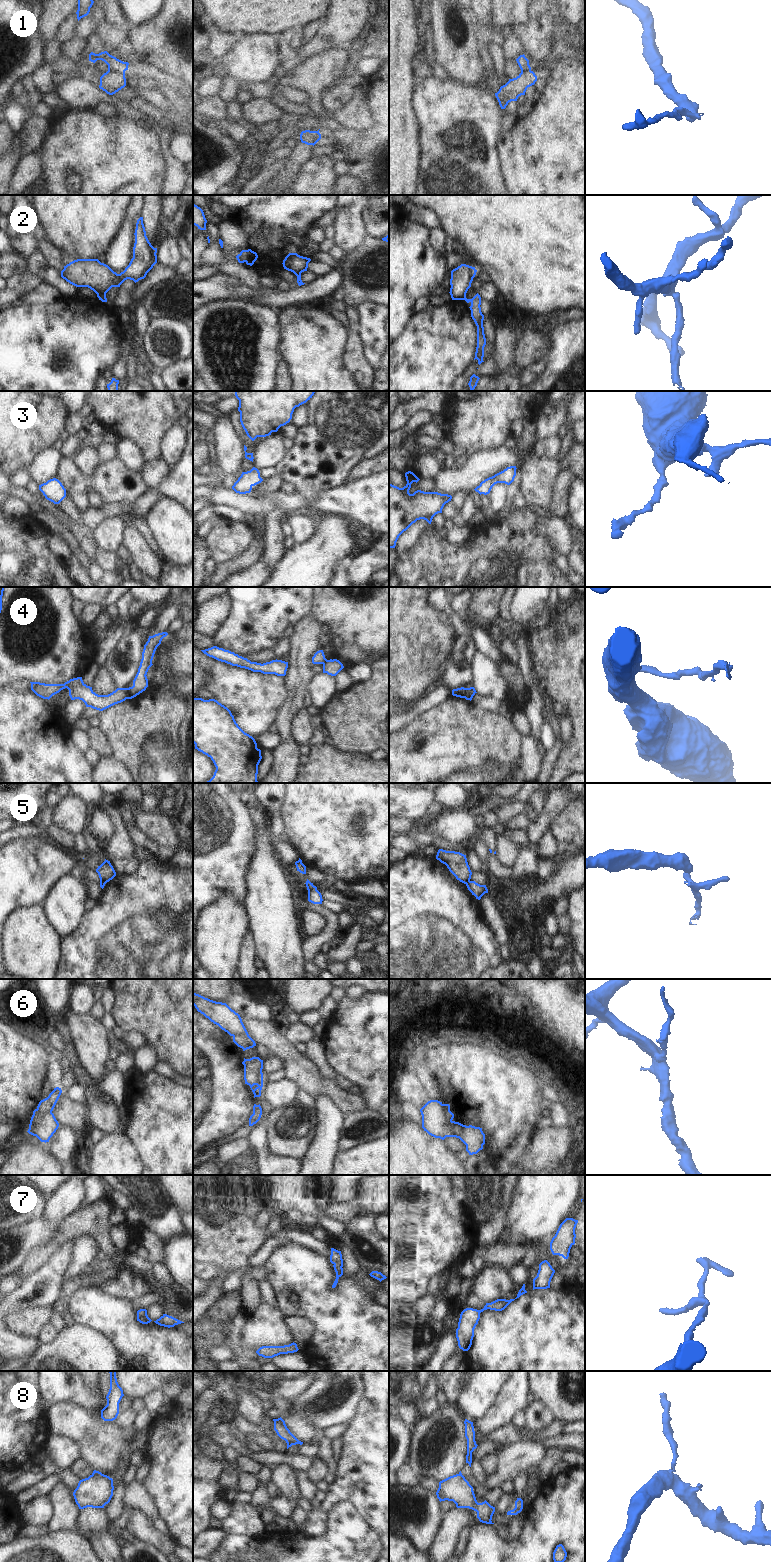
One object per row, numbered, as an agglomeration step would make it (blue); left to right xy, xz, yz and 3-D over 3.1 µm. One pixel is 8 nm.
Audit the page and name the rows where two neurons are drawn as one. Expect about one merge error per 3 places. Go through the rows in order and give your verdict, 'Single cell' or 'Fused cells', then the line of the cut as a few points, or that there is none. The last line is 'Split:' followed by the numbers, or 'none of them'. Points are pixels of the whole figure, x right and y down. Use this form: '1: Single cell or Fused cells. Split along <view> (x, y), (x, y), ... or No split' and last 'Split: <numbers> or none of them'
1: Fused cells. Split along xy (108, 70), (114, 73), (121, 73), (124, 76)
2: Fused cells. Split along xy (105, 295), (99, 299)
3: Single cell. No split
4: Fused cells. Split along xy (127, 688), (128, 698)
5: Fused cells. Split along yz (469, 880), (466, 884)
6: Fused cells. Split along yz (442, 1104), (445, 1116), (451, 1120)
7: Single cell. No split
8: Fused cells. Split along xy (92, 1473), (97, 1475), (103, 1474)
Split: 1, 2, 4, 5, 6, 8.

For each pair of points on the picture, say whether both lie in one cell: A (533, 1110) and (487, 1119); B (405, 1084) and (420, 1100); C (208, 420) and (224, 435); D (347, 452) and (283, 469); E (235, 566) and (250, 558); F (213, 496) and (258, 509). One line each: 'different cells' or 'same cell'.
A: same cell
B: same cell
C: different cells
D: same cell
E: same cell
F: same cell

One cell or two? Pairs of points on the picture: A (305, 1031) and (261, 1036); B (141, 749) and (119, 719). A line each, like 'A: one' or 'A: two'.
A: two
B: one

